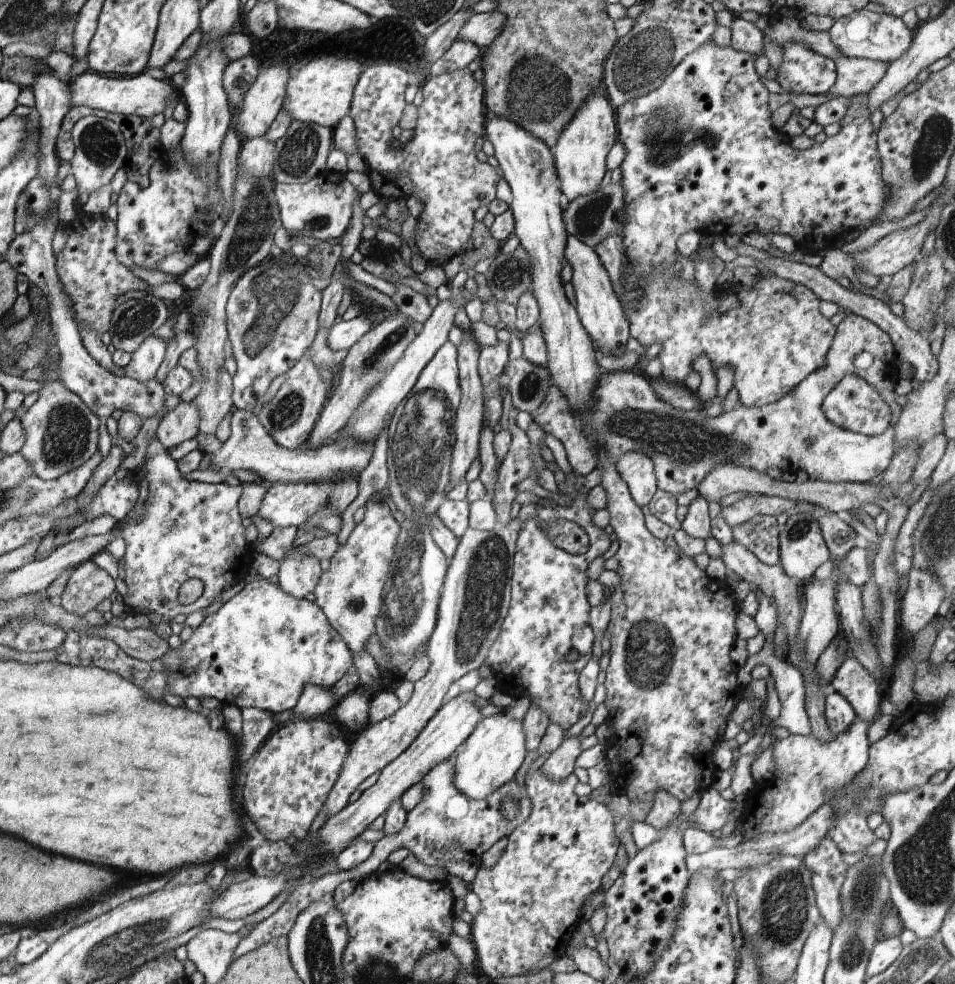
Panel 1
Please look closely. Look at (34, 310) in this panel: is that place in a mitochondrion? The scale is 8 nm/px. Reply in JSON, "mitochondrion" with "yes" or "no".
{"mitochondrion":"no"}

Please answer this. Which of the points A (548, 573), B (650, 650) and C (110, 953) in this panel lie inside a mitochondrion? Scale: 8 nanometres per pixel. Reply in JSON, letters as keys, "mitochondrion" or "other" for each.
{"A":"other","B":"mitochondrion","C":"mitochondrion"}

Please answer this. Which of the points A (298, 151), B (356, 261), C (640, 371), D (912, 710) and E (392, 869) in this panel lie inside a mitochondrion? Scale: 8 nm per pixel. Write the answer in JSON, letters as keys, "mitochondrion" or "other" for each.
{"A":"mitochondrion","B":"other","C":"other","D":"other","E":"other"}

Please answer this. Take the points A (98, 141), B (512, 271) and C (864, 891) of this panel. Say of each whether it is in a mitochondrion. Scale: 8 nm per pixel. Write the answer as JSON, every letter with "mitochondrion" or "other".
{"A":"mitochondrion","B":"mitochondrion","C":"mitochondrion"}

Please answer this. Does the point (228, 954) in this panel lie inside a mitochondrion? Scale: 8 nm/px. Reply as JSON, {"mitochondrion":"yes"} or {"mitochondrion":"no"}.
{"mitochondrion":"no"}

